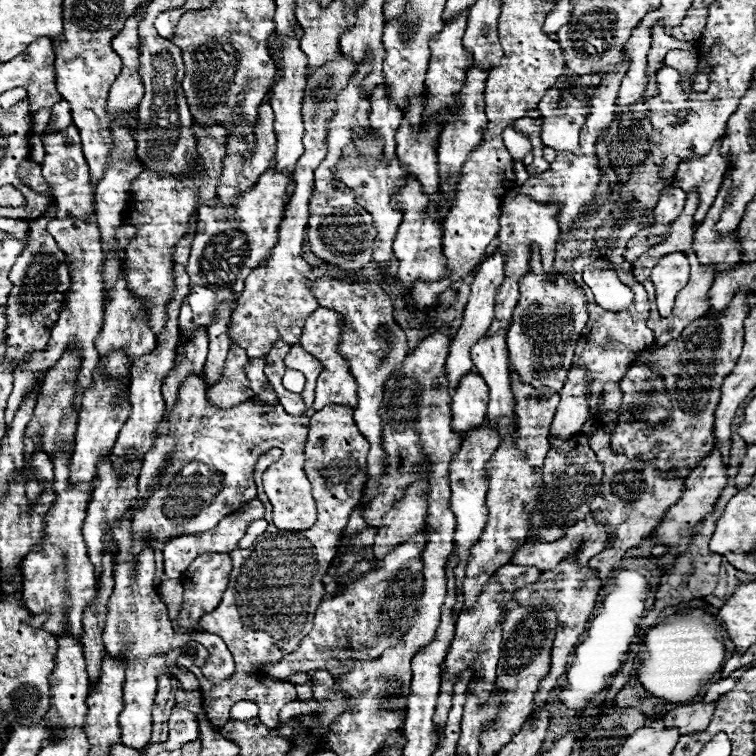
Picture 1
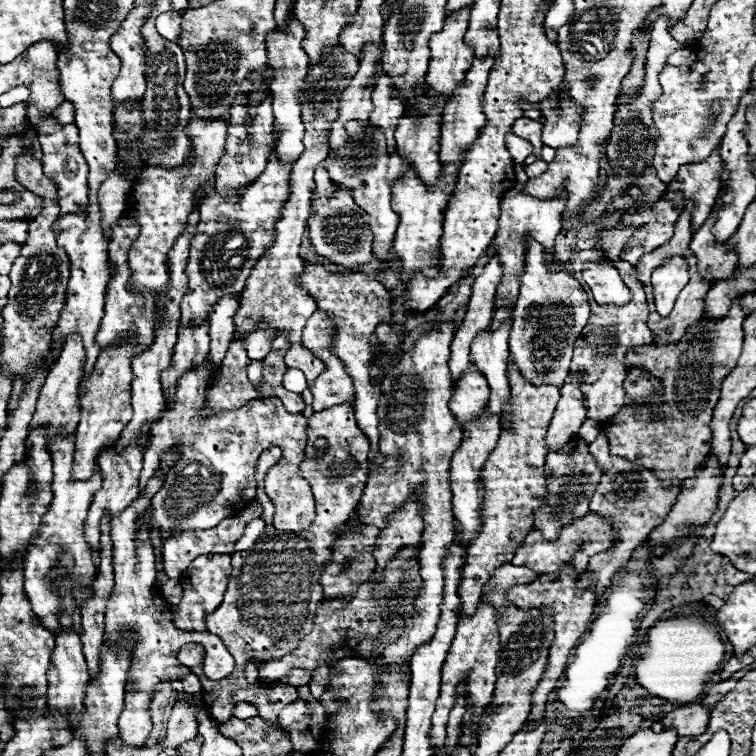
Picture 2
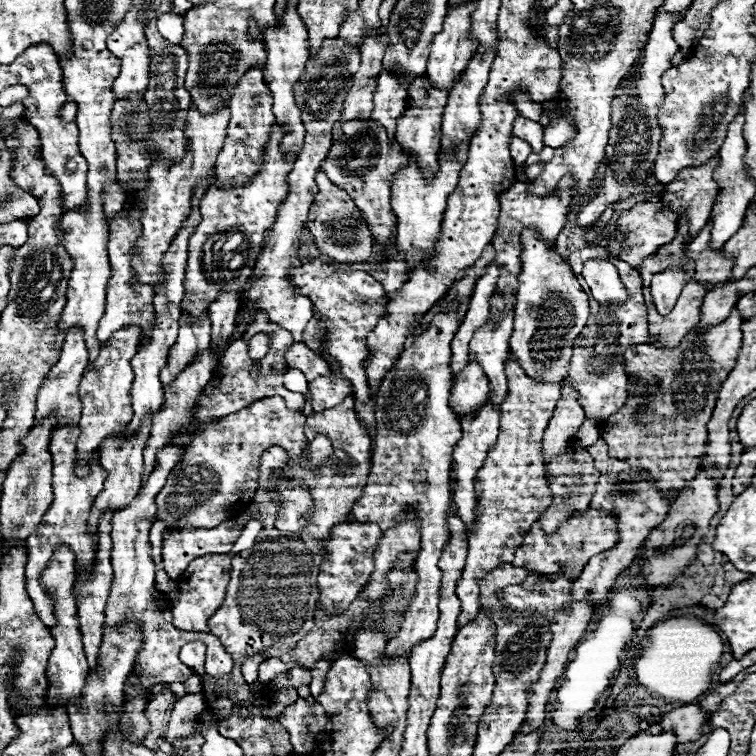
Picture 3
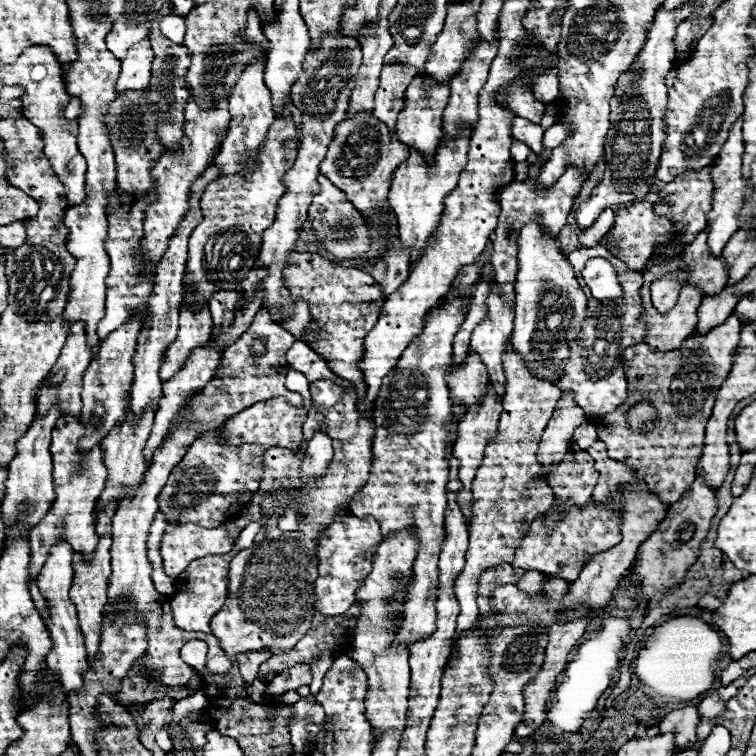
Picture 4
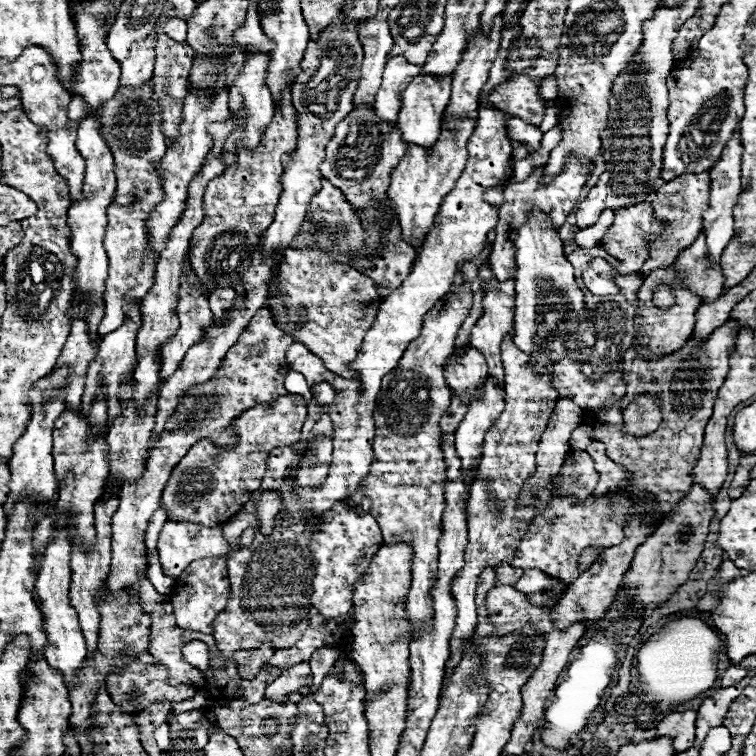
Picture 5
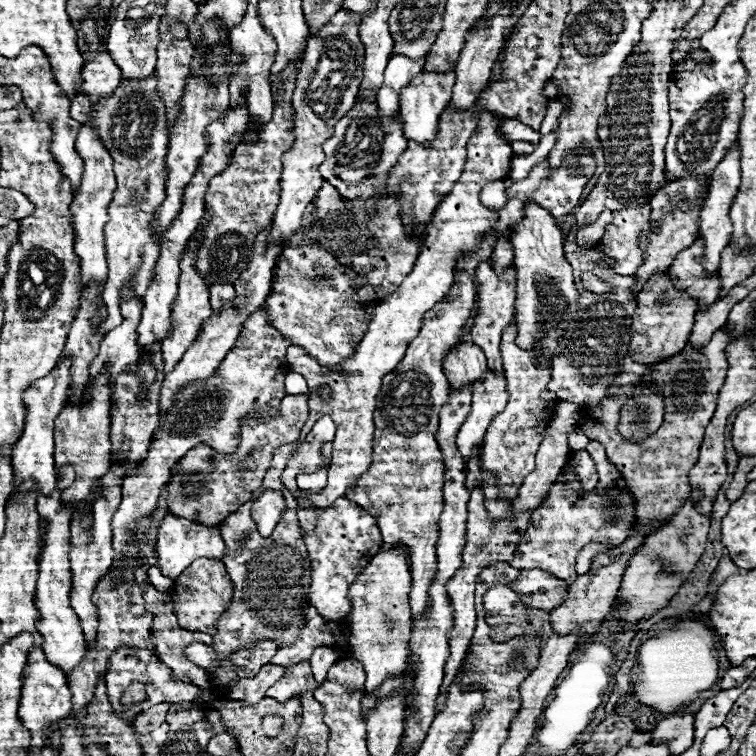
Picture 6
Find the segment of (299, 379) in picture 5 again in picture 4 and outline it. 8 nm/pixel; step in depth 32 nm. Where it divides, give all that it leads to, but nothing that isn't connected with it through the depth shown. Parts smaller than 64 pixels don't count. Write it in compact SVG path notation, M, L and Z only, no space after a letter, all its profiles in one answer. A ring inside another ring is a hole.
M290 370L290 372L286 374L286 388L288 388L290 392L298 392L298 394L302 394L302 398L304 398L304 406L310 408L312 398L309 383L308 380L304 378L304 374L300 374L300 372L296 372L296 370Z

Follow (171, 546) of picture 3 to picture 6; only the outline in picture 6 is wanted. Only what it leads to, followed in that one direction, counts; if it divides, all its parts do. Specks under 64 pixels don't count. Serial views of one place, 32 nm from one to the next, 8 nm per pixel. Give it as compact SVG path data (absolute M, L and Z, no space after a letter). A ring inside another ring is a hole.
M168 514L162 524L160 524L160 530L158 530L158 566L160 566L160 572L174 580L184 568L188 568L196 558L216 558L220 560L224 556L224 540L220 538L220 530L218 528L204 528L200 524L194 524L186 518L178 518L178 516L172 516Z

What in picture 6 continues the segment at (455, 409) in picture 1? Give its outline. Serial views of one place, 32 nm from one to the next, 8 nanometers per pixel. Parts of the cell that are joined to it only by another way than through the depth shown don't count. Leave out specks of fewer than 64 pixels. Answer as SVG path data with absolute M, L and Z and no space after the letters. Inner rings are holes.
M472 340L458 342L452 352L444 356L444 374L454 388L472 386L484 370L488 370L484 352L480 352Z

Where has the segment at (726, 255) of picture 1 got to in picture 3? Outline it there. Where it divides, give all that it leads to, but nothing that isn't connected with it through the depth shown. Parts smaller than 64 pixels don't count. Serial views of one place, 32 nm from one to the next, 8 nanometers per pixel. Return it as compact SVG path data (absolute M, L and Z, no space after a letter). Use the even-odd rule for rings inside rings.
M710 222L698 232L698 236L686 248L686 260L694 260L694 276L708 288L718 288L730 280L732 260L710 248Z

